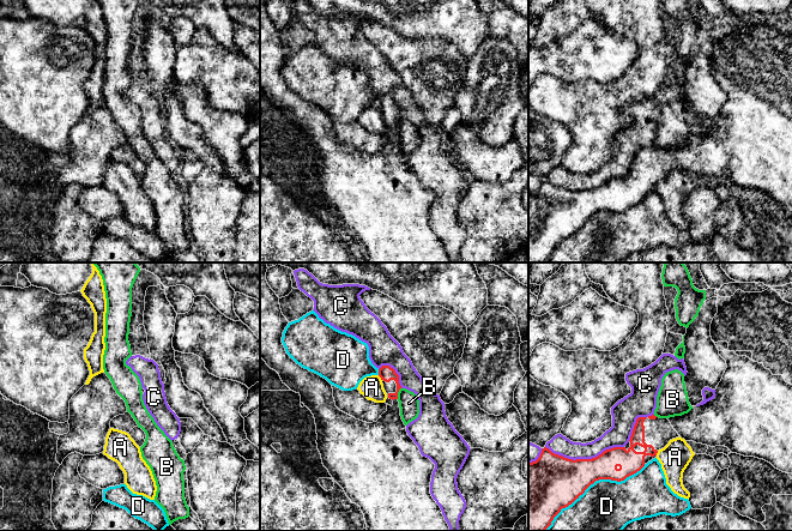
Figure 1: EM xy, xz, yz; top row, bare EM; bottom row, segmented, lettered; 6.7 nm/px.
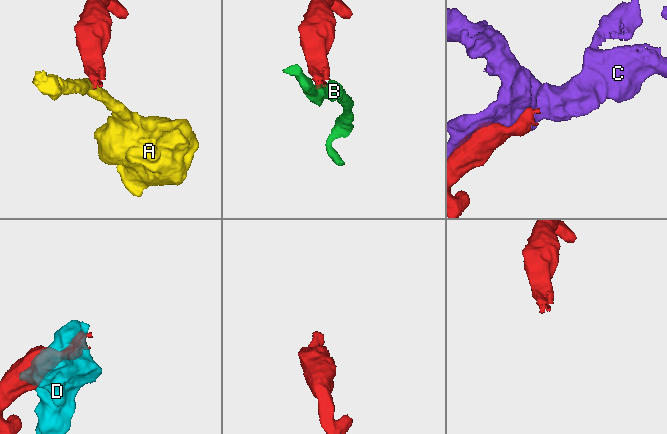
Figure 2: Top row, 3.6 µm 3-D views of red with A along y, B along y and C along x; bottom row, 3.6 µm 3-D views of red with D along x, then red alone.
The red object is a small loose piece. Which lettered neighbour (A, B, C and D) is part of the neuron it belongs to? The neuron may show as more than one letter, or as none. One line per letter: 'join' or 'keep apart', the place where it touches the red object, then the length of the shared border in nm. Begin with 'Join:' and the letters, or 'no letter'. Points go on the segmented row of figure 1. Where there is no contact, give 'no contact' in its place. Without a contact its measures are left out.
Join: no letter
A: keep apart | xz (380, 376) | 50 nm
B: keep apart | xz (397, 393) | 80 nm
C: keep apart | yz (585, 459) | 550 nm
D: keep apart | yz (592, 483) | 800 nm

